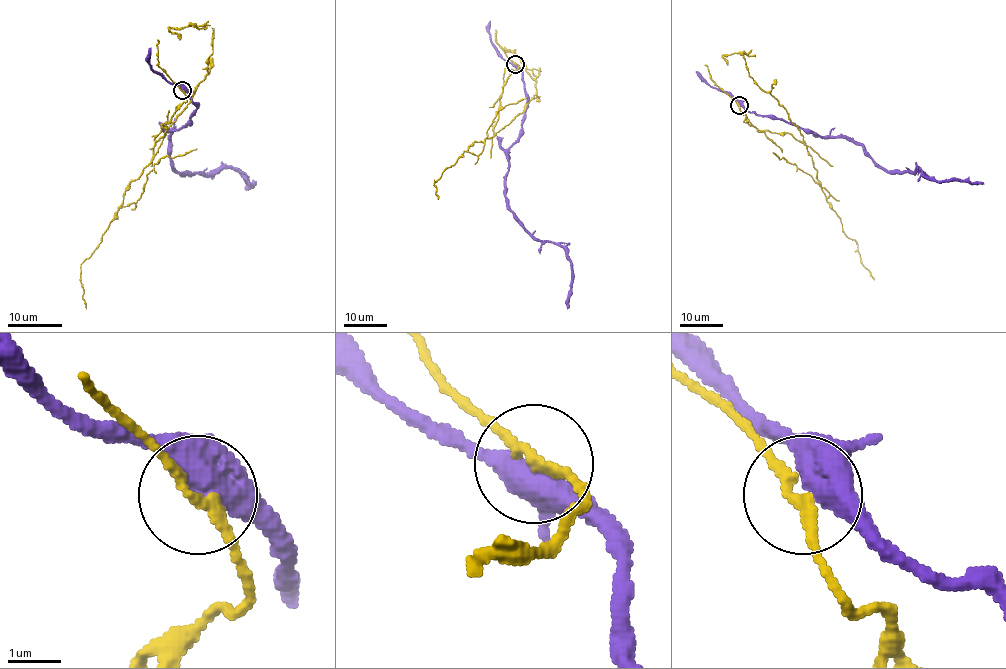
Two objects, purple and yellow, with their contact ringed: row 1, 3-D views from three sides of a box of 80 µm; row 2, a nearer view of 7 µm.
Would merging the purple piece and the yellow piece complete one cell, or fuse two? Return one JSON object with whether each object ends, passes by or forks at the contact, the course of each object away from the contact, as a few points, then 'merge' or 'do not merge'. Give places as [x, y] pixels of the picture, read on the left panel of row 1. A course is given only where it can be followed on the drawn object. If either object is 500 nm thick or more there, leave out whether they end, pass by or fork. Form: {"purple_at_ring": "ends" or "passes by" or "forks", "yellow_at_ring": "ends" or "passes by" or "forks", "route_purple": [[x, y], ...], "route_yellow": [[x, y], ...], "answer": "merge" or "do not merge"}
{"purple_at_ring": "forks", "yellow_at_ring": "passes by", "route_purple": [[181, 89], [196, 108], [189, 120], [171, 133], [172, 166], [179, 173], [235, 169], [253, 185], [247, 189]], "route_yellow": [[181, 90], [187, 100], [161, 125], [156, 142], [161, 143], [208, 74], [211, 27], [168, 27], [180, 39]], "answer": "do not merge"}

